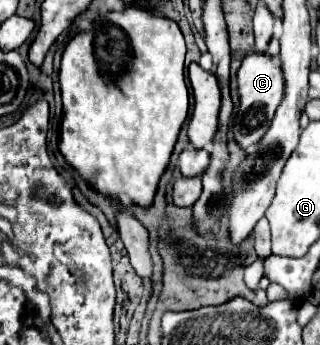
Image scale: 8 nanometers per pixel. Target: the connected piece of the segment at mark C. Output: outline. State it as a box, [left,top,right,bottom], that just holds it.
[233,52,285,148]

